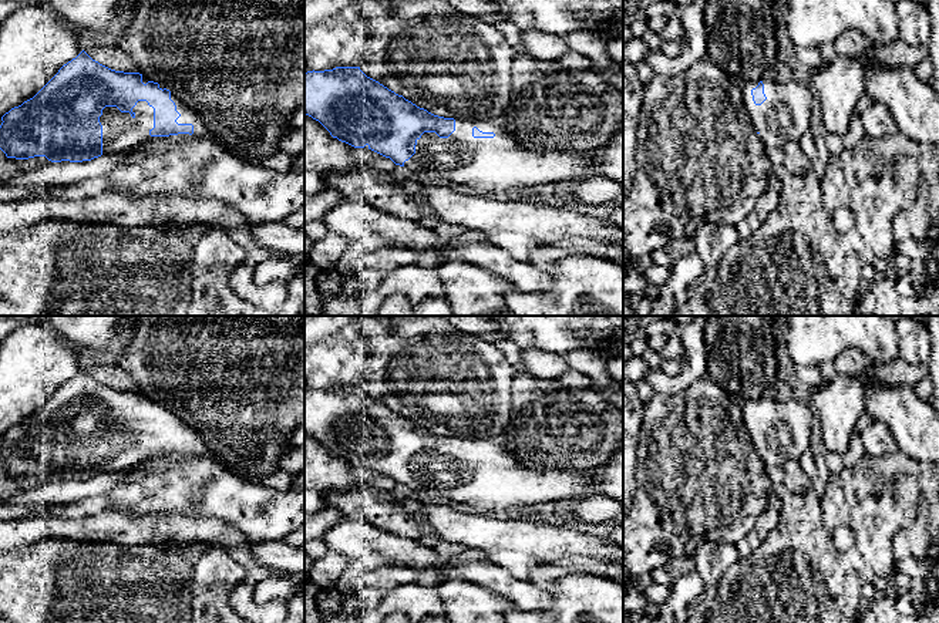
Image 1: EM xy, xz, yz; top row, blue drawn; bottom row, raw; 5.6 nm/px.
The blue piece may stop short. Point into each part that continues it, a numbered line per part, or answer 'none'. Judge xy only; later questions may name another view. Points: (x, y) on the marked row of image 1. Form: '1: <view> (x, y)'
1: xy (121, 132)

